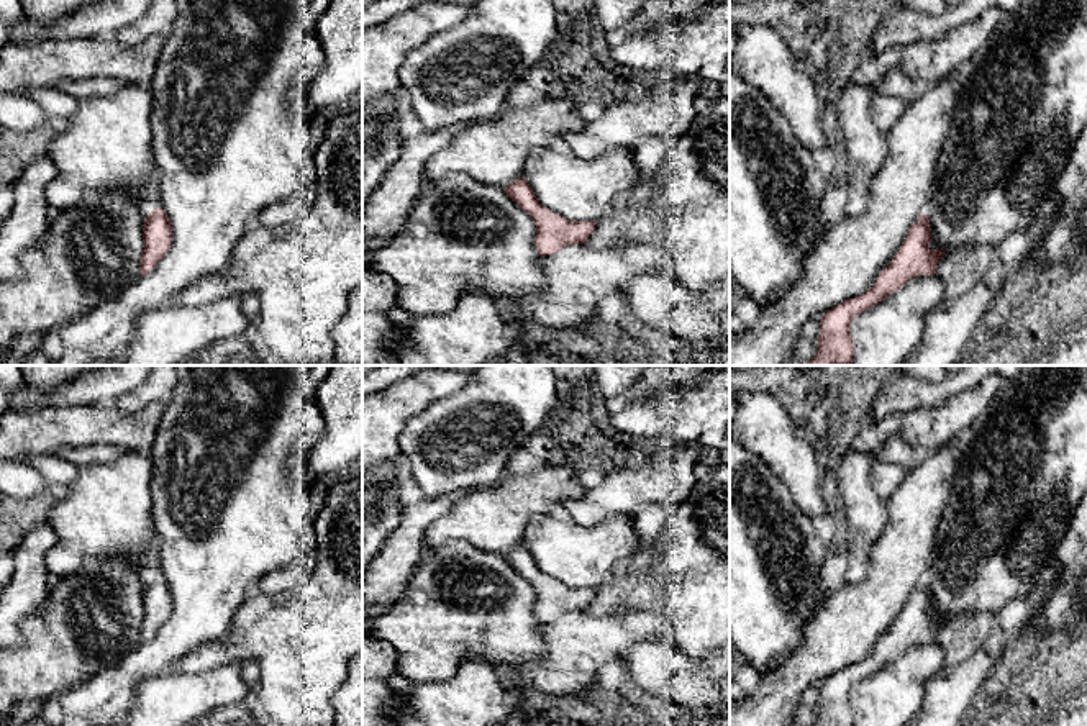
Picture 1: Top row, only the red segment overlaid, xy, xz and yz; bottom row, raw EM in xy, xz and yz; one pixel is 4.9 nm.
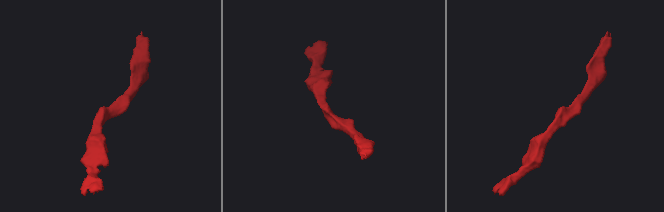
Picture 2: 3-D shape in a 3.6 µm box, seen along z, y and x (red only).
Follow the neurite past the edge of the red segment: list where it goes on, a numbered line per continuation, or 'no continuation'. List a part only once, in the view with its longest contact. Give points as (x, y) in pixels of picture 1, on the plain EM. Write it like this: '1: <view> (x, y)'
1: xy (151, 569)

